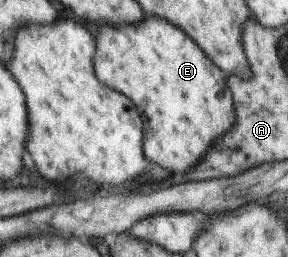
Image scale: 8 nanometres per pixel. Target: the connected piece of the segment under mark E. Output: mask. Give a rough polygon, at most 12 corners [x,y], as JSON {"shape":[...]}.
{"shape":[[162,18],[98,28],[94,70],[172,174],[234,122],[222,72]]}

